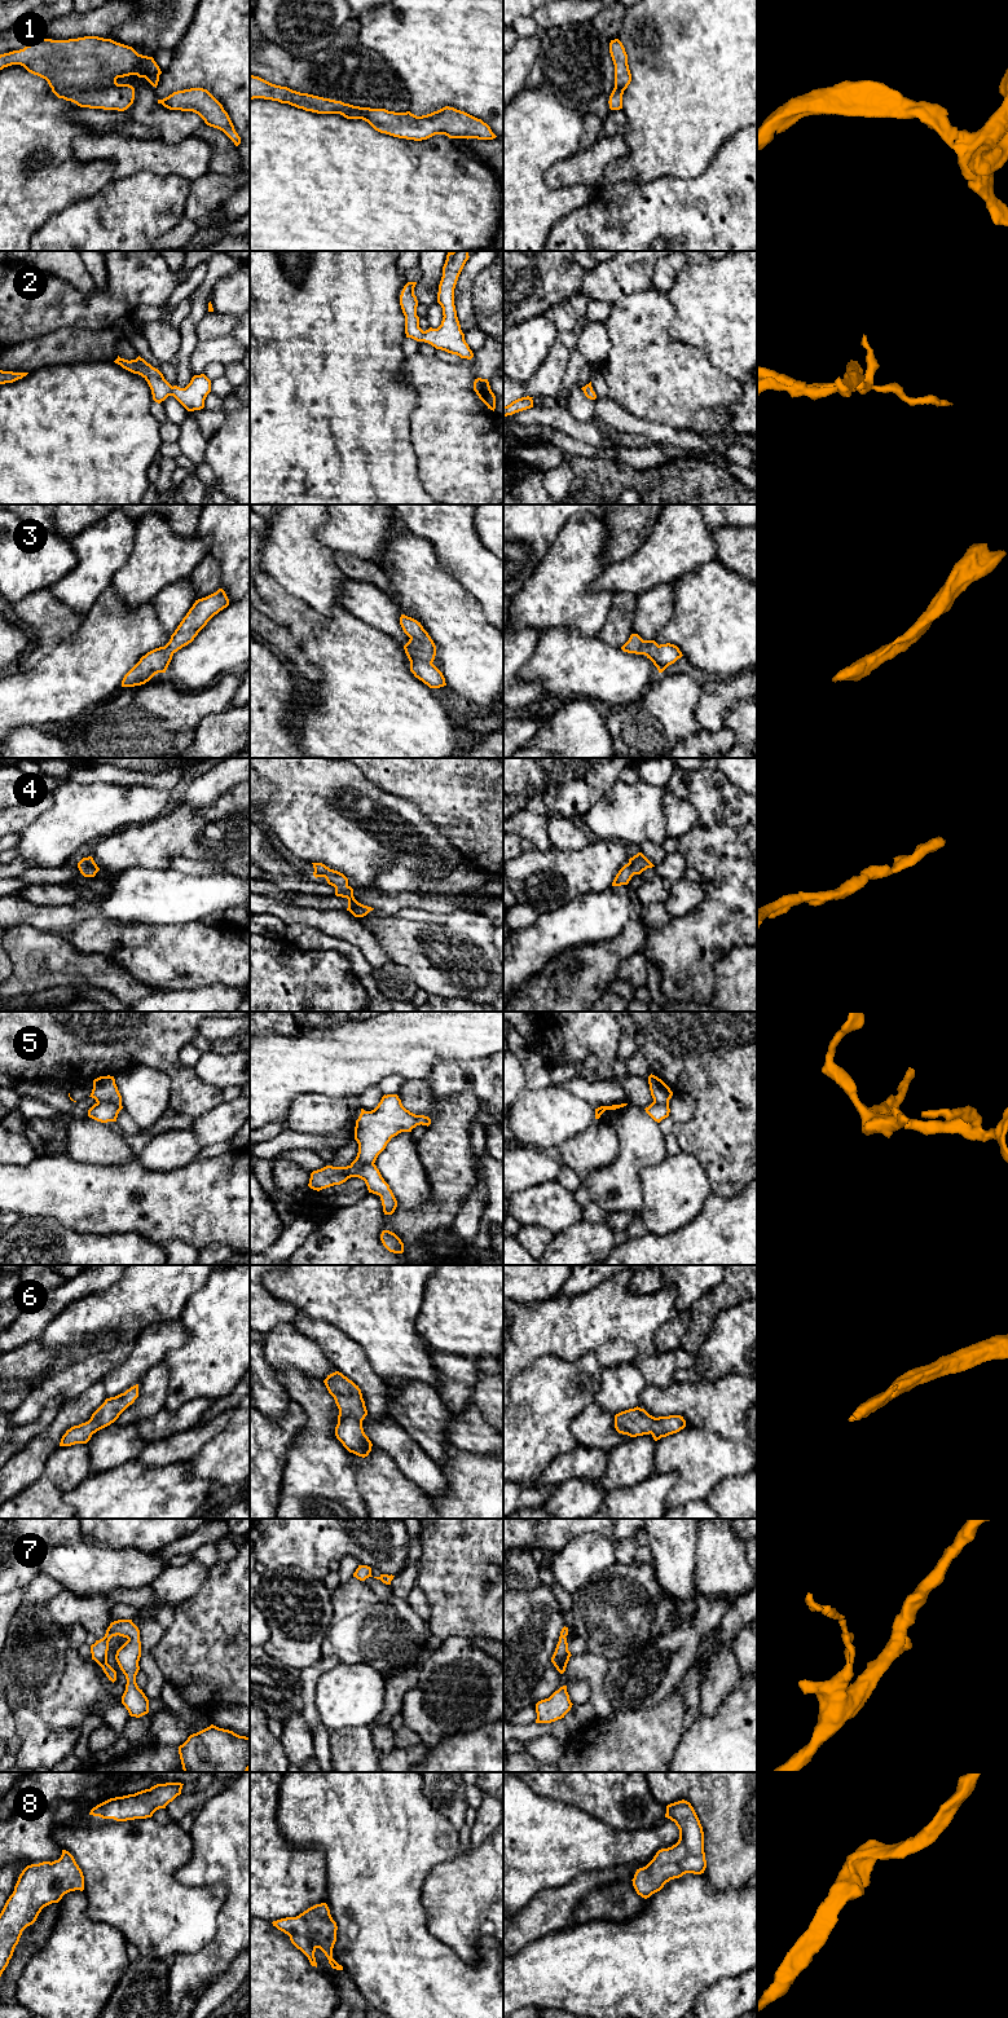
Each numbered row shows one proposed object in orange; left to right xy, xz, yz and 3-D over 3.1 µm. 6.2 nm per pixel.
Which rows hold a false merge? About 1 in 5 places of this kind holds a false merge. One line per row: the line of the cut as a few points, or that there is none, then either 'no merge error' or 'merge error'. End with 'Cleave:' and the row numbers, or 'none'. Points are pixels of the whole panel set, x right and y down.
1: cut none; no merge error
2: cut none; no merge error
3: cut none; no merge error
4: cut none; no merge error
5: cut xz (373, 1163), (352, 1164), (350, 1167), (351, 1176); merge error
6: cut none; no merge error
7: cut none; no merge error
8: cut none; no merge error
Cleave: 5

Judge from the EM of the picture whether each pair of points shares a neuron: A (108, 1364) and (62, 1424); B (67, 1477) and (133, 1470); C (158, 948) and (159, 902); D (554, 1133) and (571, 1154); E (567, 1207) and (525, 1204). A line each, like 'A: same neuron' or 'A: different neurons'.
A: different neurons
B: different neurons
C: different neurons
D: different neurons
E: same neuron

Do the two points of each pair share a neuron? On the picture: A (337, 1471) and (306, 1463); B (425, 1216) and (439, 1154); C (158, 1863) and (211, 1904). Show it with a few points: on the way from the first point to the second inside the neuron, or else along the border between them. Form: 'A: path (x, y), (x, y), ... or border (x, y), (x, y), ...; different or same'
A: path (329, 1467), (313, 1463); same
B: path (439, 1201), (439, 1170); same
C: path (163, 1878), (189, 1904), (196, 1904); same

